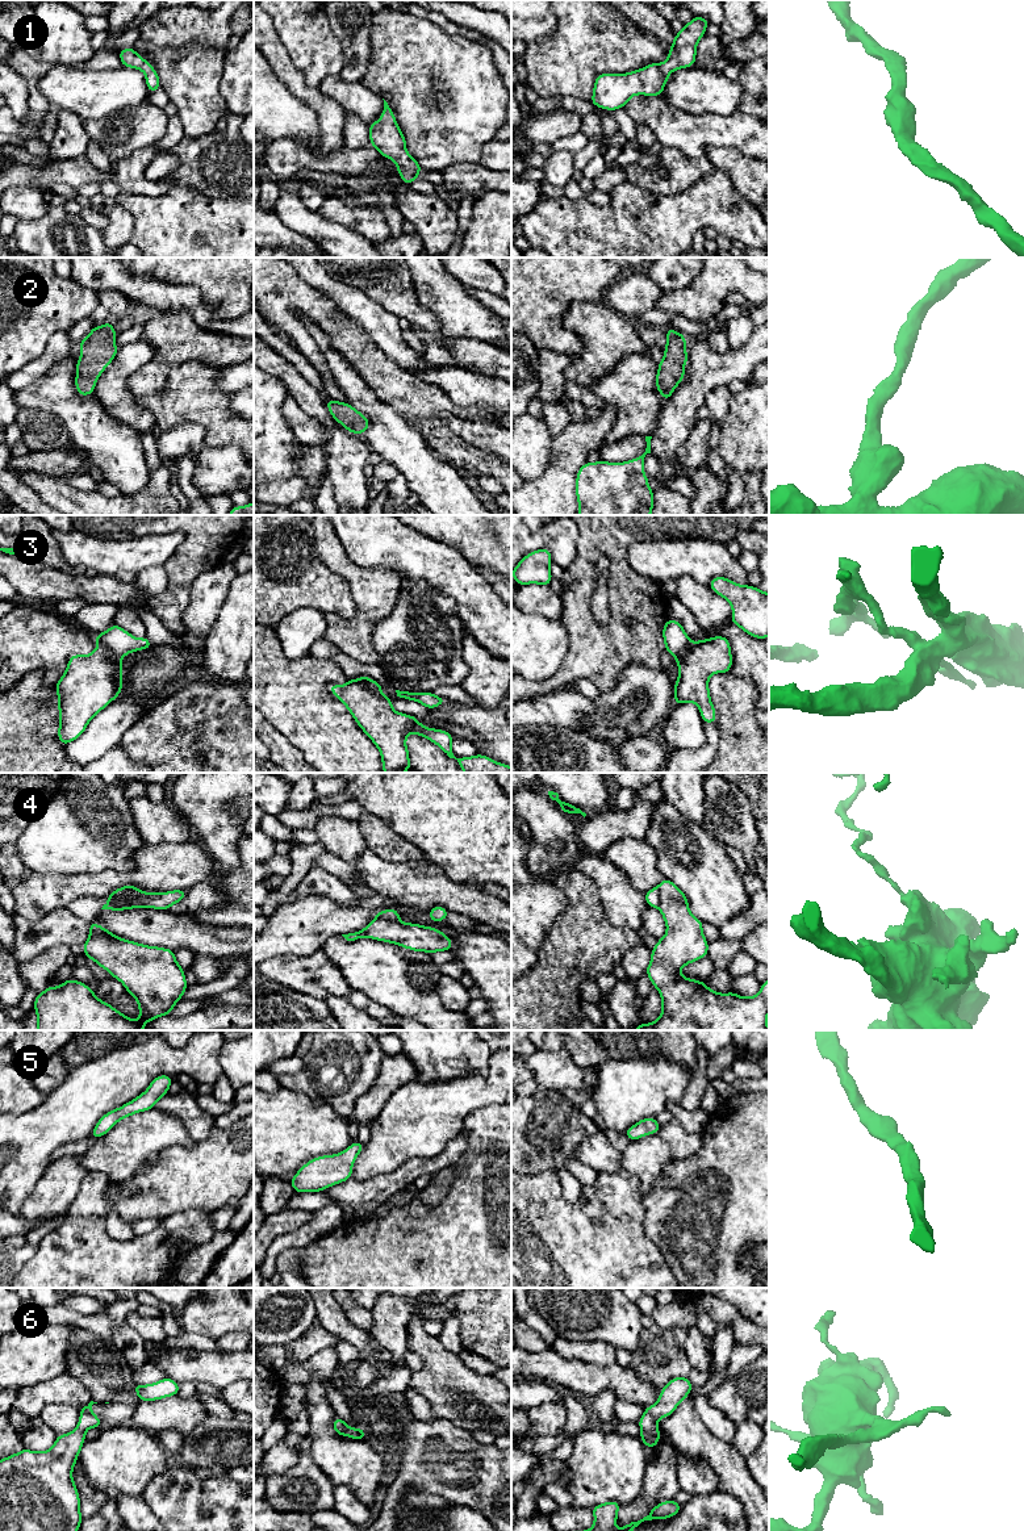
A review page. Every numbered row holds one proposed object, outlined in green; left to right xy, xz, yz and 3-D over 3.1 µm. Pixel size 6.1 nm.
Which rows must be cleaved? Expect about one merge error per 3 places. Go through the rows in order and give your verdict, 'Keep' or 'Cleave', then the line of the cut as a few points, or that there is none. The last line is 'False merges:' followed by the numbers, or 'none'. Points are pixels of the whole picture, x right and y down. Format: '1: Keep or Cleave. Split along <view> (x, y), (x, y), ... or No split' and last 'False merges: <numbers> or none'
1: Keep. No split
2: Keep. No split
3: Cleave. Split along xy (97, 645), (120, 660)
4: Cleave. Split along xy (112, 898), (120, 903), (142, 907)
5: Keep. No split
6: Keep. No split
False merges: 3, 4

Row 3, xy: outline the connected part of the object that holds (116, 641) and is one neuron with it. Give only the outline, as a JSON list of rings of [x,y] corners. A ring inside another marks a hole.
[[[116,623],[105,632],[95,635],[95,639],[97,647],[103,648],[109,656],[118,660],[128,653],[143,651],[154,645],[146,636],[137,639]]]

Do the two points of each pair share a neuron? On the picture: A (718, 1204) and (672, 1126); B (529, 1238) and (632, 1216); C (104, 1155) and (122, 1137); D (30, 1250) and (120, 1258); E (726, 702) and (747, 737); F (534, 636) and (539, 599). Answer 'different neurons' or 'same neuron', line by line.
A: different neurons
B: same neuron
C: same neuron
D: different neurons
E: same neuron
F: different neurons

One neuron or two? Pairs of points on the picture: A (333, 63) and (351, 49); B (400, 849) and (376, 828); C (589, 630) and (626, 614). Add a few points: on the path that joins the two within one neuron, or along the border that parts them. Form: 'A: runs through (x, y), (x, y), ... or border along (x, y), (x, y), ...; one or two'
A: border along (330, 28), (341, 46), (341, 74); two
B: runs through (395, 846), (381, 833); one
C: runs through (598, 631), (609, 631), (617, 623); one

